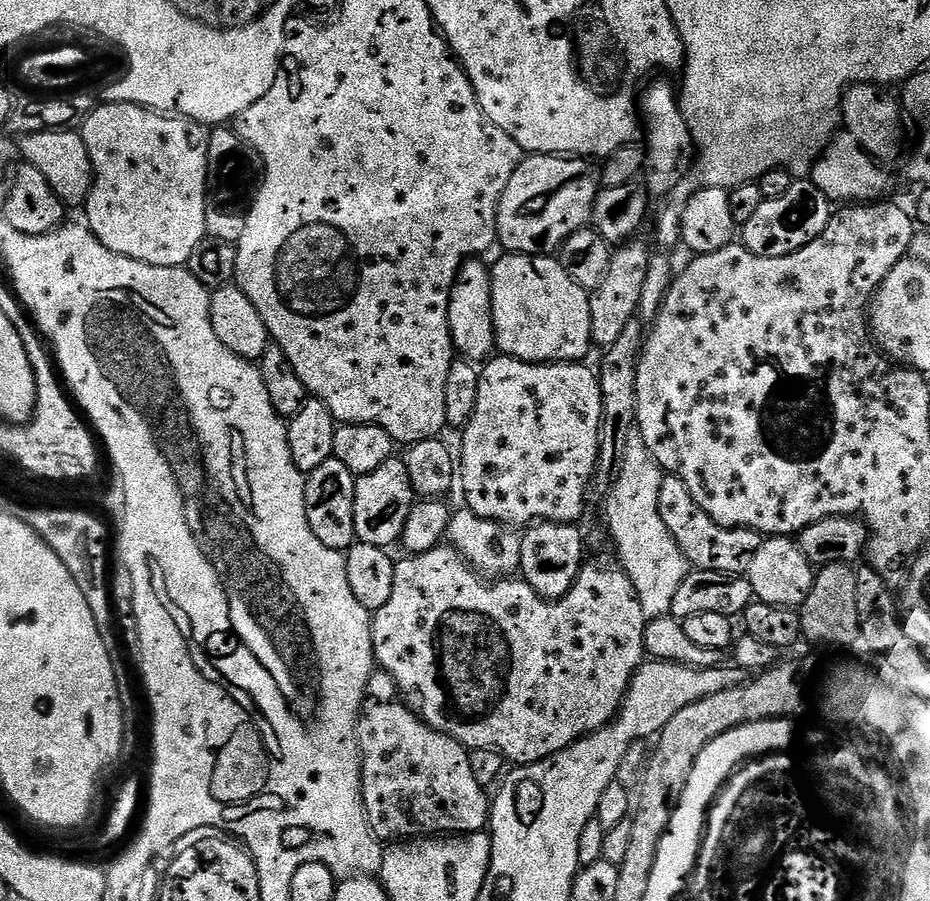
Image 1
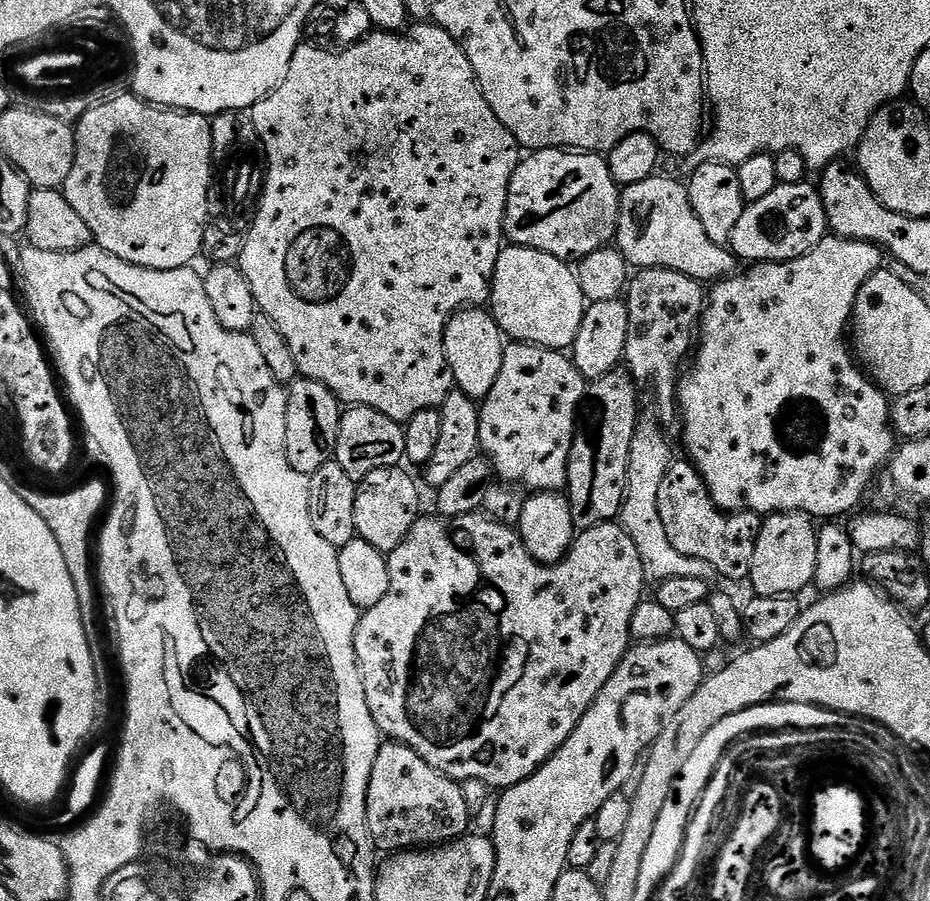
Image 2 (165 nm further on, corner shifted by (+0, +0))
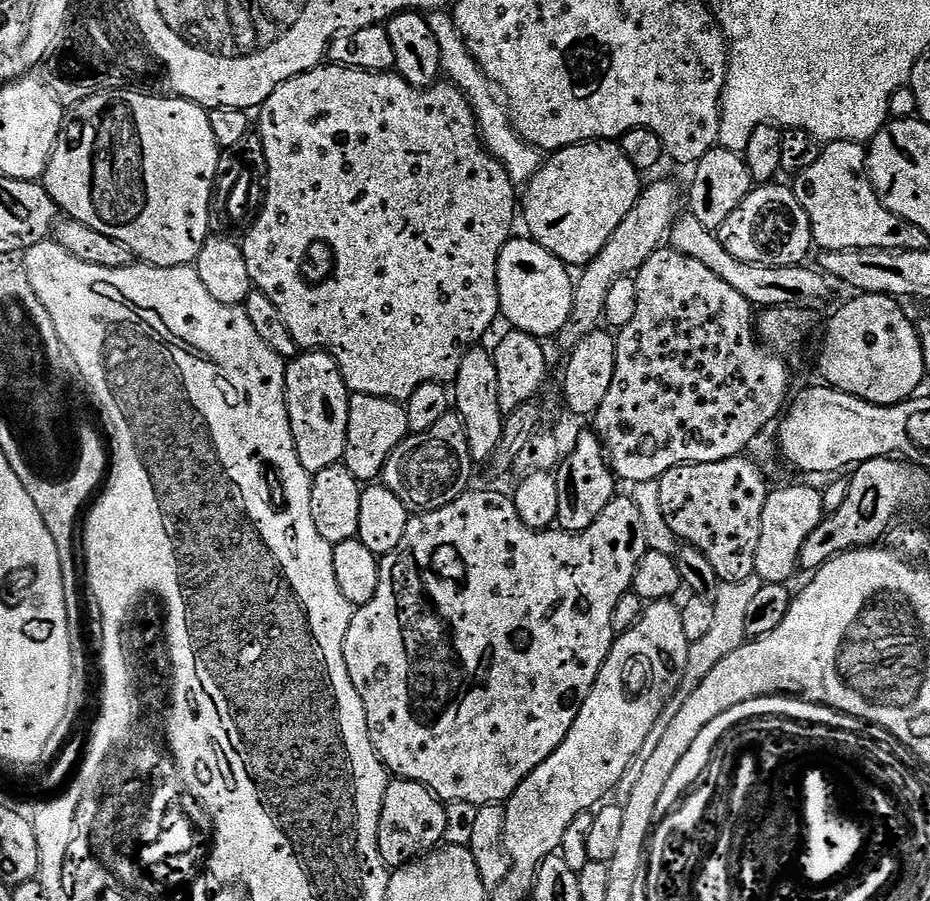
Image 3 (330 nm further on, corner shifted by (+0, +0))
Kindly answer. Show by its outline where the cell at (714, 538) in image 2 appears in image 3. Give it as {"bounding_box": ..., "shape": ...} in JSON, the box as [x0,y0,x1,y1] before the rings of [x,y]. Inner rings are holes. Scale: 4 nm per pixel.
{"bounding_box":[659,455,770,583],"shape":[[[738,455],[722,462],[674,466],[674,470],[666,470],[666,474],[659,478],[666,526],[670,526],[677,541],[689,548],[702,550],[710,566],[714,566],[714,574],[718,574],[718,578],[726,583],[745,582],[756,575],[758,538],[762,538],[762,509],[766,507],[770,491],[770,484],[764,481],[759,466],[752,460],[744,459],[748,458]]]}

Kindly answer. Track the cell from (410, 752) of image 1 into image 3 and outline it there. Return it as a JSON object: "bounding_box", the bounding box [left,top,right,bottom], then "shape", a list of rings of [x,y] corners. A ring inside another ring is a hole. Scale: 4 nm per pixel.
{"bounding_box":[378,779,446,870],"shape":[[[393,779],[382,802],[382,818],[378,822],[378,850],[389,869],[395,870],[411,860],[433,851],[446,834],[446,804],[426,786],[413,780]]]}

